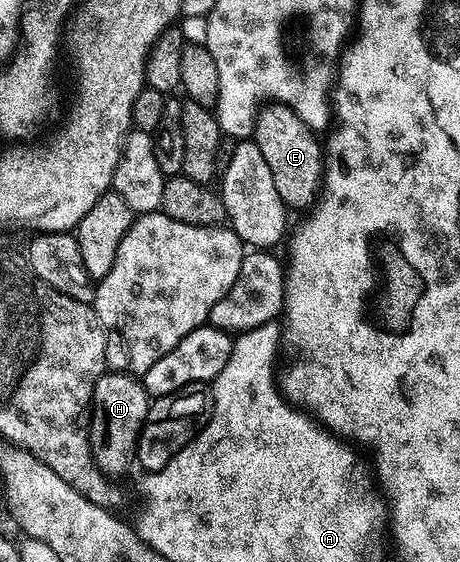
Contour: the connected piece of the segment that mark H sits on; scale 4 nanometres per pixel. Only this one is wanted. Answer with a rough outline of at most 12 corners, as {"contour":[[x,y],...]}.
{"contour":[[132,374],[96,380],[90,451],[107,476],[136,462],[151,397]]}

